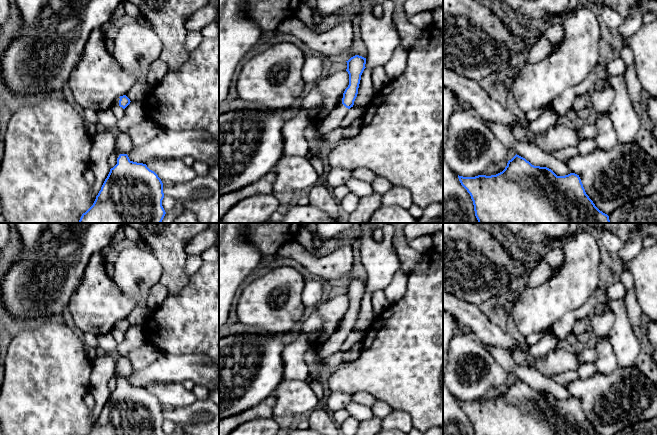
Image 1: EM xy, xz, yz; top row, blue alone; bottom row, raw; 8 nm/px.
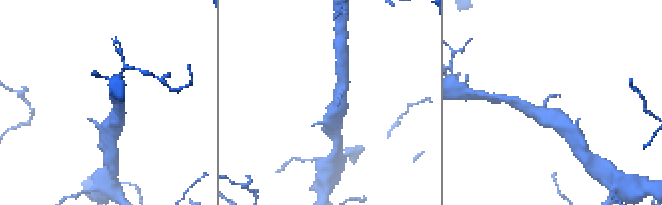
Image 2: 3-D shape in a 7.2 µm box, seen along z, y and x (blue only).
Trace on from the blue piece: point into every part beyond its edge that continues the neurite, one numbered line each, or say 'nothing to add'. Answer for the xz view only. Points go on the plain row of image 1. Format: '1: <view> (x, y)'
1: xz (332, 345)

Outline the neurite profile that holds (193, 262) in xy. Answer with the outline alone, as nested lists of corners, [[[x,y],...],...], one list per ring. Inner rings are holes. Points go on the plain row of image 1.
[[[201,254],[187,256],[185,264],[185,272],[188,275],[194,274],[203,264]]]

